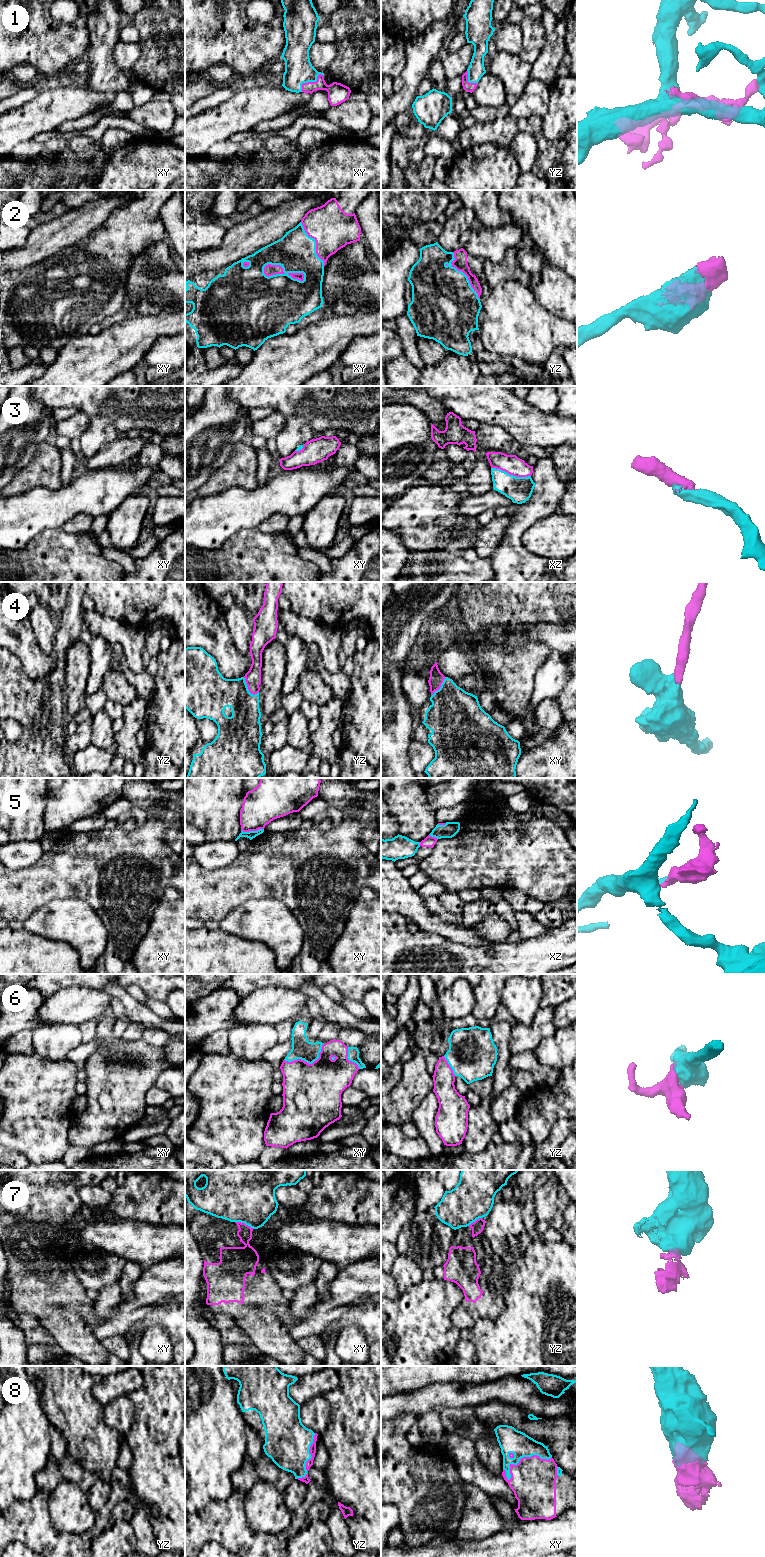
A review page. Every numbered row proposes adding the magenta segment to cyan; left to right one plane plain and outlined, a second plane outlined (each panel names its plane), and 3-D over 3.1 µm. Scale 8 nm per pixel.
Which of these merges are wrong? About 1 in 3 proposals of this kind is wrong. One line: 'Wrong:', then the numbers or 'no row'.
Wrong: 5, 7

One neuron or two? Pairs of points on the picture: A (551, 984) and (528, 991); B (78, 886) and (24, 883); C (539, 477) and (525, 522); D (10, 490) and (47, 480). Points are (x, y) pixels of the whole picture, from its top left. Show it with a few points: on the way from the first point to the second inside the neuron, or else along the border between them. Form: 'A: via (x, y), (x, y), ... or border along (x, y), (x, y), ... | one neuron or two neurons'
A: border along (542, 984), (542, 998), (538, 1007) | two neurons
B: via (65, 883), (37, 883) | one neuron
C: via (540, 488), (540, 502), (531, 511) | one neuron
D: via (19, 484), (24, 480), (38, 480) | one neuron

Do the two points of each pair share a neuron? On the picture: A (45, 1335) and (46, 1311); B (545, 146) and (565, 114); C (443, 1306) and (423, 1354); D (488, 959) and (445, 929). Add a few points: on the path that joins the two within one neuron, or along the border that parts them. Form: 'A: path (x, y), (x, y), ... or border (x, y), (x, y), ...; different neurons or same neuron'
A: border (26, 1314), (36, 1315), (40, 1323), (60, 1346); different neurons
B: border (541, 118), (542, 132), (547, 138), (564, 138); different neurons
C: path (431, 1318), (423, 1326), (423, 1342); same neuron
D: border (447, 939), (470, 946), (488, 946), (492, 943); different neurons

